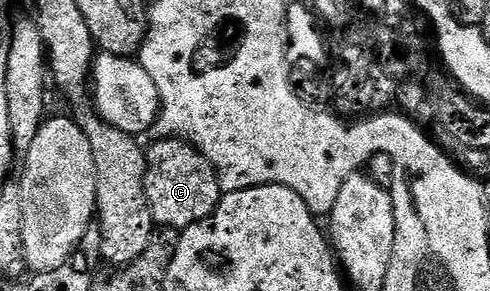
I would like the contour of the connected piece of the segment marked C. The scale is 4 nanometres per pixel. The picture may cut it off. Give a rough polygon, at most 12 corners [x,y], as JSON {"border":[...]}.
{"border":[[183,139],[145,148],[146,208],[159,228],[204,221],[218,173]]}

